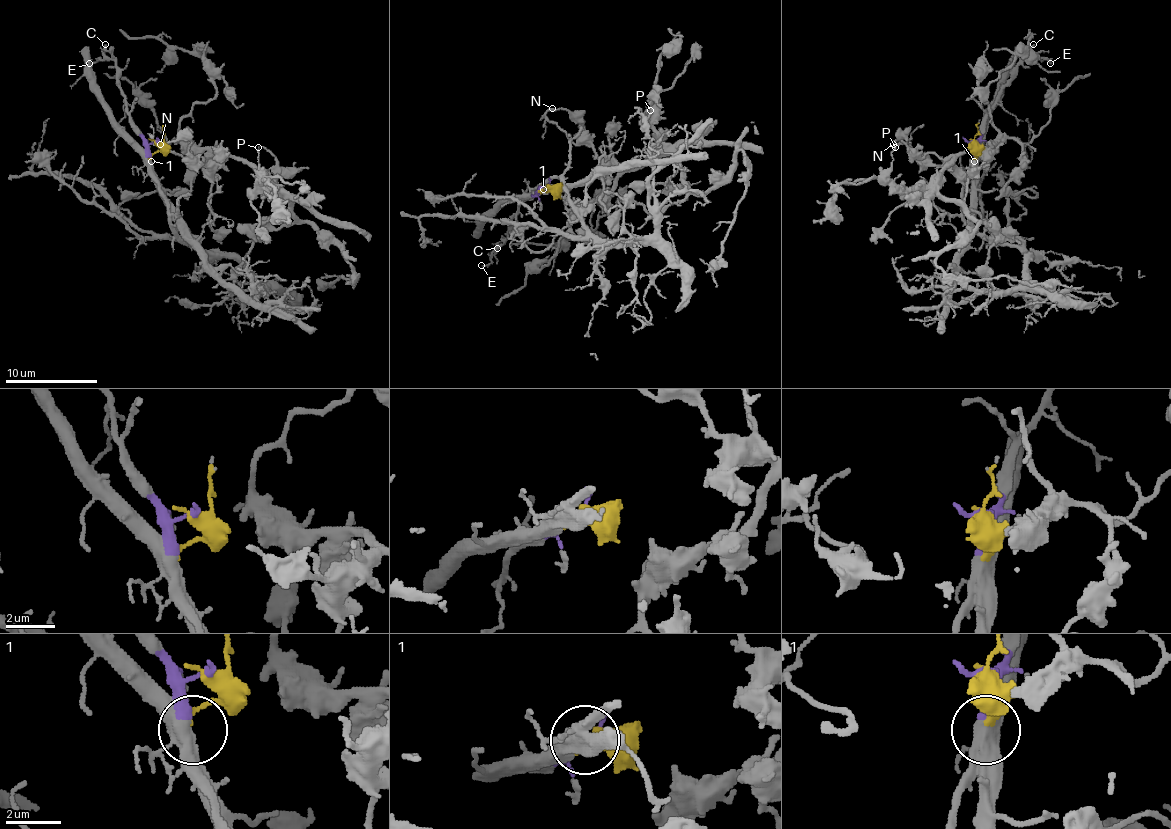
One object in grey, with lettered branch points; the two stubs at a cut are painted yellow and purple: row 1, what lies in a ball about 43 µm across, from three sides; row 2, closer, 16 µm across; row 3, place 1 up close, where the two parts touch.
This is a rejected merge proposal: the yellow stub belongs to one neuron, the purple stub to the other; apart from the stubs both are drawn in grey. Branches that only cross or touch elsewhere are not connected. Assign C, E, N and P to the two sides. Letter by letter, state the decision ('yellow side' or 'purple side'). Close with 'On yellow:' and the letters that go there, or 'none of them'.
C: purple side
E: purple side
N: yellow side
P: yellow side
On yellow: N, P

